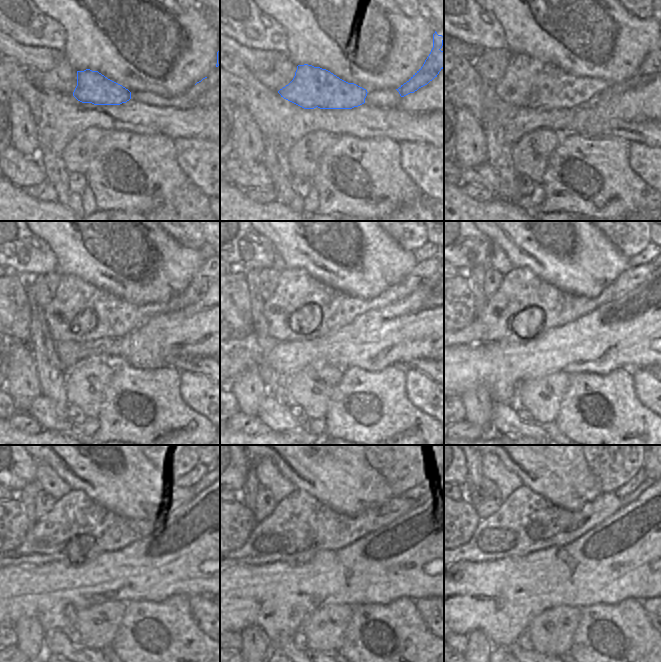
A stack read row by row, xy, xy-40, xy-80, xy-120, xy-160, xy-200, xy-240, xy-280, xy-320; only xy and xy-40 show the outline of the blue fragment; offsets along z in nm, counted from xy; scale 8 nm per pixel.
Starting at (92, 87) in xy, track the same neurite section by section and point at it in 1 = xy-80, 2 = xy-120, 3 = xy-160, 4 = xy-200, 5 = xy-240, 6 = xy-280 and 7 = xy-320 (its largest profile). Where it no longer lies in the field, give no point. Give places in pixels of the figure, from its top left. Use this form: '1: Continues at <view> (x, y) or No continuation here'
1: Continues at xy-80 (528, 82)
2: Continues at xy-120 (116, 317)
3: Continues at xy-160 (296, 289)
4: Continues at xy-200 (520, 289)
5: Continues at xy-240 (74, 514)
6: Continues at xy-280 (301, 525)
7: Continues at xy-320 (526, 522)

